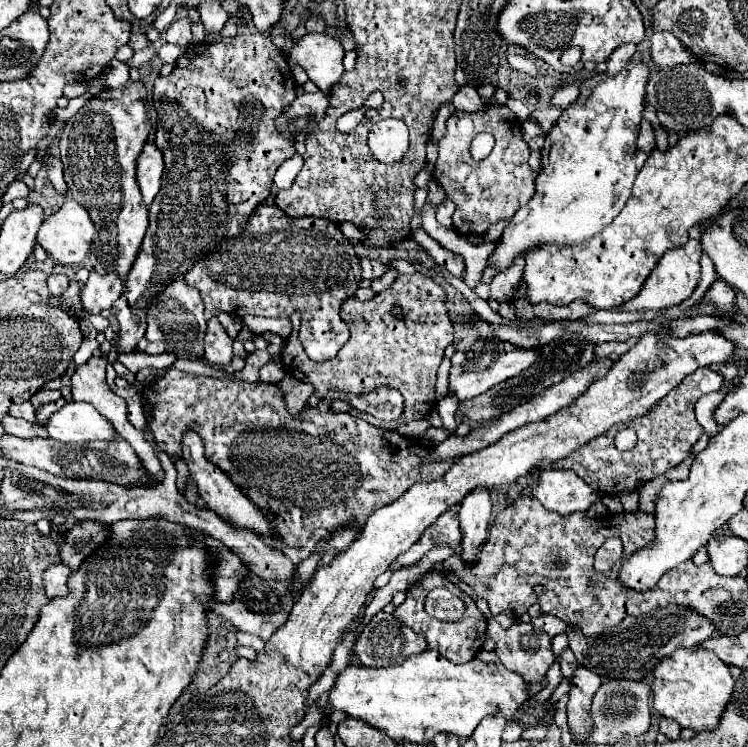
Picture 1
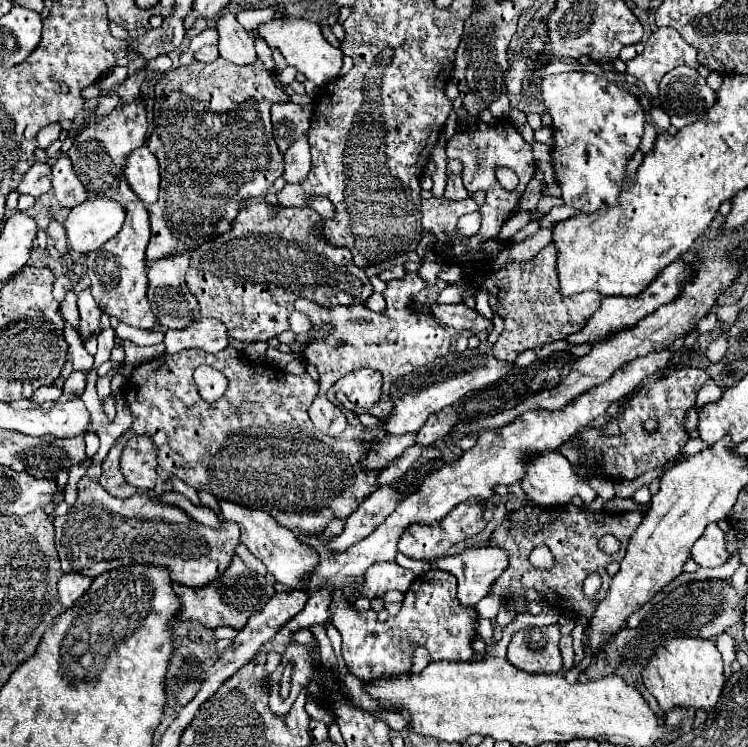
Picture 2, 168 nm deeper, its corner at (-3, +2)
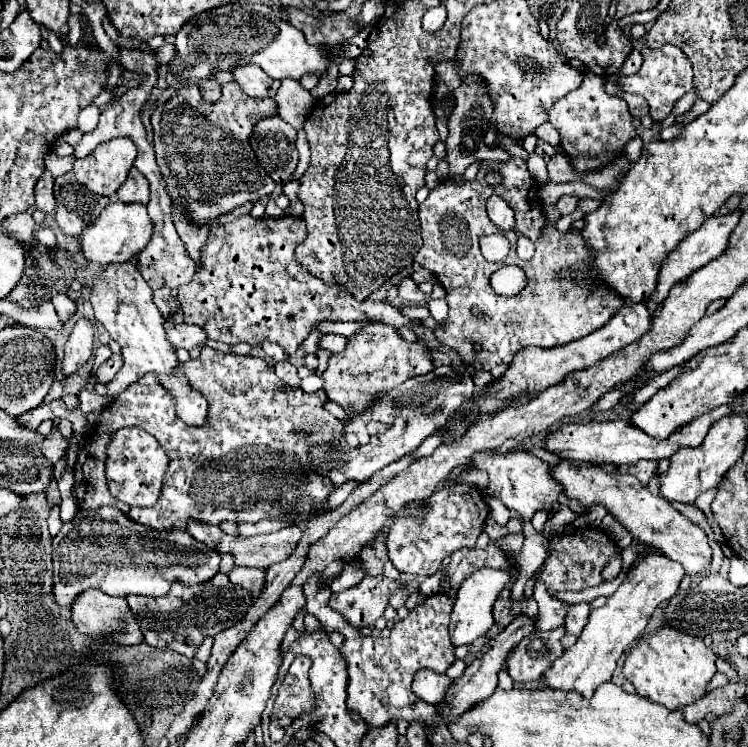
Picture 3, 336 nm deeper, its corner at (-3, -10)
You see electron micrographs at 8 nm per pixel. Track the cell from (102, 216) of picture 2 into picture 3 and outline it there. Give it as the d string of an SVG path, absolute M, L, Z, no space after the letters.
M116 200L116 202L110 202L102 210L100 218L84 230L80 238L80 244L82 244L80 252L86 260L102 264L102 266L120 264L130 258L136 258L138 252L146 248L150 236L152 236L152 220L146 212L146 206L144 204L124 204Z

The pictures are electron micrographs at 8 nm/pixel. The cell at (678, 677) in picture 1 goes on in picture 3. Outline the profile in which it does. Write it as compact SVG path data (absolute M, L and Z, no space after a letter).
M668 624L656 628L648 636L642 636L624 660L624 676L634 684L636 694L650 702L662 704L668 710L684 708L702 698L706 684L714 674L716 656L712 648L708 648L702 638L678 632Z

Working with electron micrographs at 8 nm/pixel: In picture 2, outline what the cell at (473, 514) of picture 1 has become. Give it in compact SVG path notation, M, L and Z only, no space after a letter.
M470 546L464 548L462 552L454 554L454 556L446 556L442 558L442 562L436 560L434 564L440 570L446 570L450 574L454 574L458 578L458 600L464 606L476 606L476 602L484 596L488 596L490 592L490 584L506 570L508 566L508 554L500 548L488 548L488 546Z

